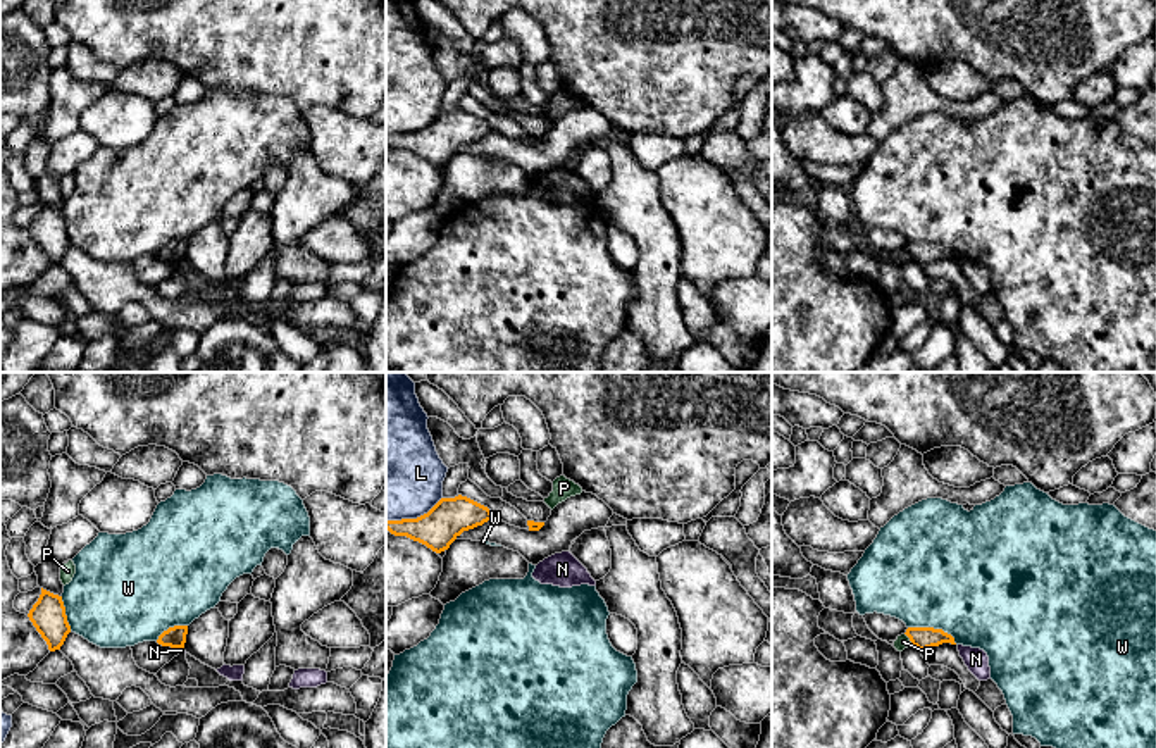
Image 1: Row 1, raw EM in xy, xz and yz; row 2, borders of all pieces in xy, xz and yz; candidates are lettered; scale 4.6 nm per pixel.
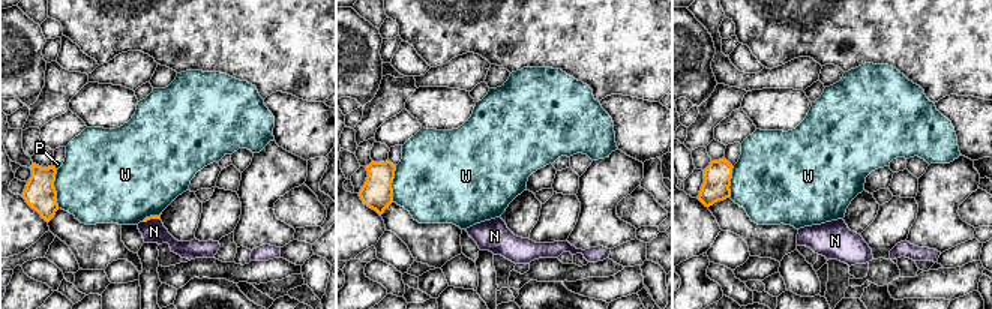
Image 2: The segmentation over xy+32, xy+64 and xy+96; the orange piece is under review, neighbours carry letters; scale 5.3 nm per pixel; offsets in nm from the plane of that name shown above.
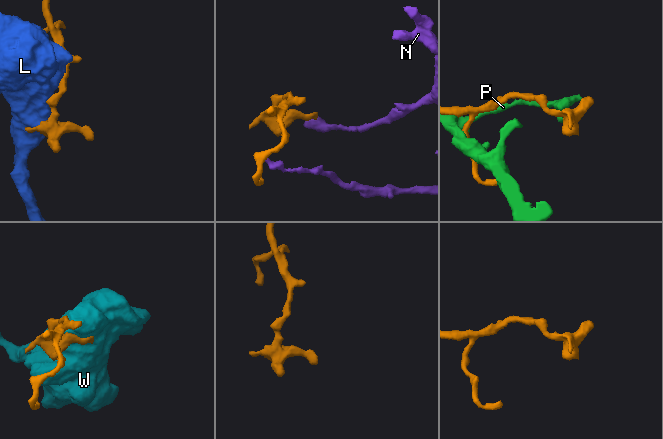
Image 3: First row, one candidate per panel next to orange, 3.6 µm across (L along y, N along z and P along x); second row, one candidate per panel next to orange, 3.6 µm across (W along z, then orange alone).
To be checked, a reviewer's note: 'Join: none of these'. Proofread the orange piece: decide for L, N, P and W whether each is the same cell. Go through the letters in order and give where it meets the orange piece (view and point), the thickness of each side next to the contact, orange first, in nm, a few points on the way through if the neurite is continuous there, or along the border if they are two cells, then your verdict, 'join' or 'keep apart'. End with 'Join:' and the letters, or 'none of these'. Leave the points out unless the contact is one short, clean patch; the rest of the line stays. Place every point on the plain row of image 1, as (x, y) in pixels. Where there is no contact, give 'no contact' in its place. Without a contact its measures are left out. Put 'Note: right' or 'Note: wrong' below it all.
L: contact xz (414, 133); calibres 180 and 460 nm; keep apart
N: contact xy (180, 261); calibres 100 and 20 nm; border xy (174, 261), (183, 262); keep apart
P: contact yz (908, 250); calibres 100 and 70 nm; keep apart
W: contact yz (932, 242); calibres 100 and 500 nm; keep apart
Join: none of these
Note: right

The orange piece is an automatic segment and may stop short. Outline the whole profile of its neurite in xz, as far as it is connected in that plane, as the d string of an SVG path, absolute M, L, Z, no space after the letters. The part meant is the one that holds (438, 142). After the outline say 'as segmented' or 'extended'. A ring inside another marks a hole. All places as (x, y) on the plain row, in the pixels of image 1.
M467 110L441 112L427 128L417 133L386 134L395 150L407 150L441 167L469 143L494 133L491 124Z; as segmented

